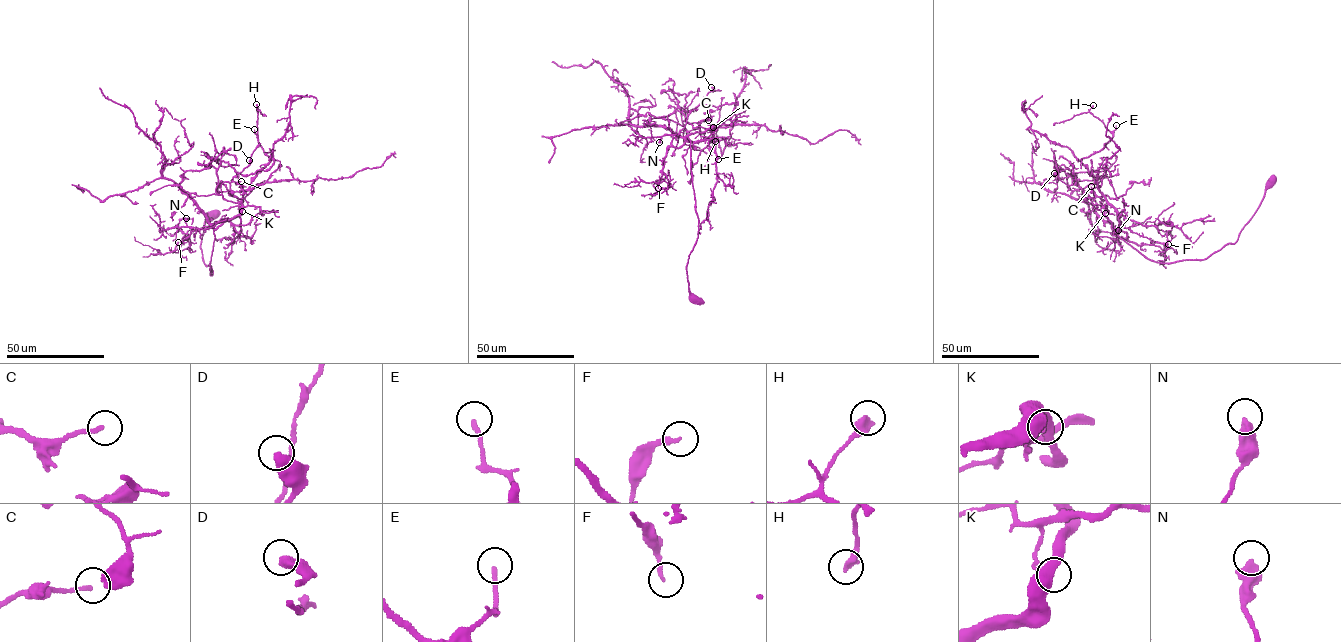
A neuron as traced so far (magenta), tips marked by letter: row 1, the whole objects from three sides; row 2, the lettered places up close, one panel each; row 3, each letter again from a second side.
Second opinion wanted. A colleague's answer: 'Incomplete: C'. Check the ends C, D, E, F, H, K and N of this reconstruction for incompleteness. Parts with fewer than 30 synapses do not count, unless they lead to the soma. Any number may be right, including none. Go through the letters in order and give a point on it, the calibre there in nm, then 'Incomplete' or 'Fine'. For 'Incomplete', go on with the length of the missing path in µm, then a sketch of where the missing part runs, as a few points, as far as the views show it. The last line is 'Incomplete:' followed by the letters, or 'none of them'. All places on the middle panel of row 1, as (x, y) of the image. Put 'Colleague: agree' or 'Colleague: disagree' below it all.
C: Place: (708, 120). Thickness 170 nm. Fine
D: Place: (711, 87). Thickness 460 nm. Fine
E: Place: (718, 159). Thickness 170 nm. Fine
F: Place: (658, 188). Thickness 170 nm. Fine
H: Place: (715, 141). Thickness 320 nm. Fine
K: Place: (713, 127). Thickness 100 nm. Fine
N: Place: (659, 142). Thickness 460 nm. Fine
Incomplete: none of them
Colleague: disagree

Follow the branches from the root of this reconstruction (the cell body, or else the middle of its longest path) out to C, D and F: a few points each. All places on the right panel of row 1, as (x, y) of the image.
C: (1271, 183), (1236, 241), (1204, 259), (1167, 263), (1146, 259), (1114, 234), (1091, 186)
D: (1271, 183), (1234, 243), (1161, 263), (1114, 234), (1077, 175), (1068, 185), (1054, 173)
F: (1271, 183), (1237, 240), (1204, 259), (1156, 262), (1117, 233), (1164, 253), (1168, 244)

